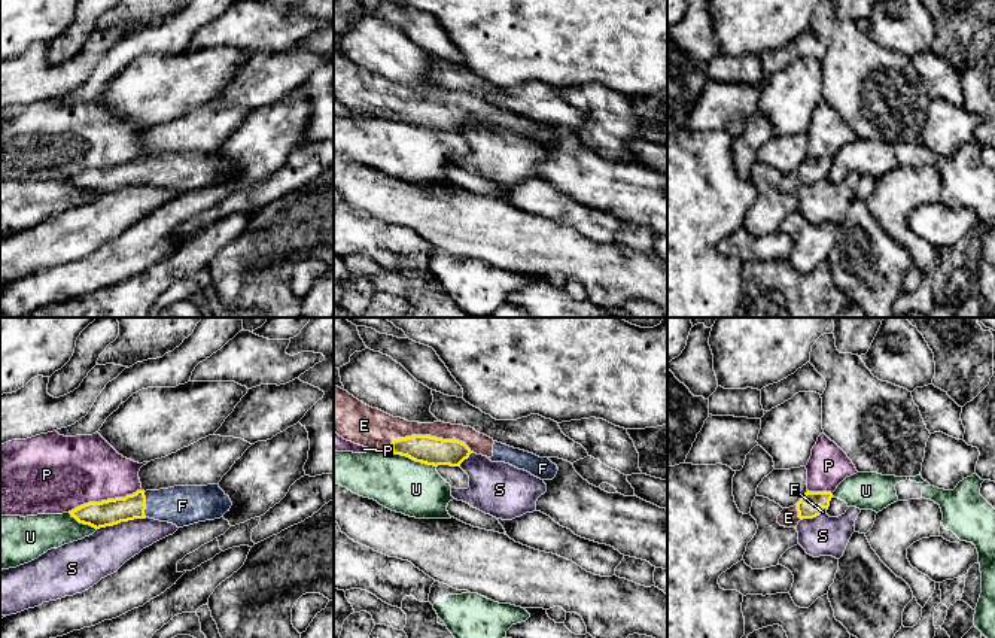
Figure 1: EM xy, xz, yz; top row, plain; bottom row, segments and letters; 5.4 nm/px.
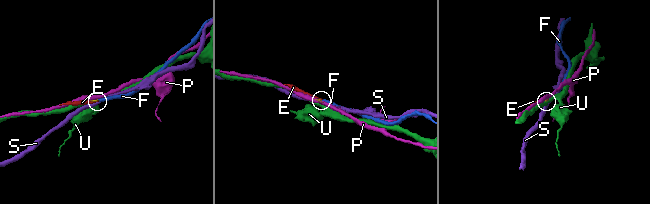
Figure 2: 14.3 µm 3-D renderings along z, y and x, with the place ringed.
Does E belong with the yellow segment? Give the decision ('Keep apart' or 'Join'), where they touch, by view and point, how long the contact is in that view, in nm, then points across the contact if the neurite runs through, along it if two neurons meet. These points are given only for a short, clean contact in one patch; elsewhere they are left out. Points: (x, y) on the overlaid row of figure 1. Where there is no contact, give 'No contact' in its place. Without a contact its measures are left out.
Join. Touches yellow at xz (428, 436). Shared border 480 nm

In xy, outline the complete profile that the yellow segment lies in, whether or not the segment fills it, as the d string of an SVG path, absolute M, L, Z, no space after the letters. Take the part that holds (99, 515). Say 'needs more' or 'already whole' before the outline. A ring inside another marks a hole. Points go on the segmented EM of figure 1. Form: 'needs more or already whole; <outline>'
needs more; M219 484L174 486L159 490L137 490L125 498L88 502L71 511L79 523L95 529L134 519L155 519L177 528L220 519L232 502Z

